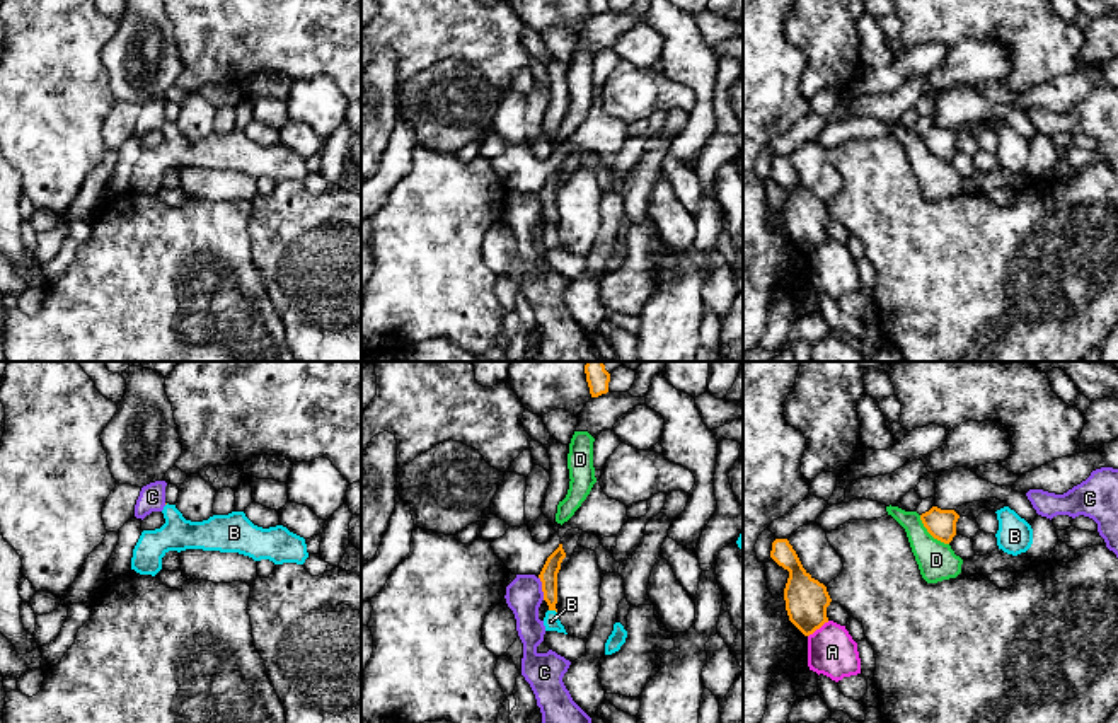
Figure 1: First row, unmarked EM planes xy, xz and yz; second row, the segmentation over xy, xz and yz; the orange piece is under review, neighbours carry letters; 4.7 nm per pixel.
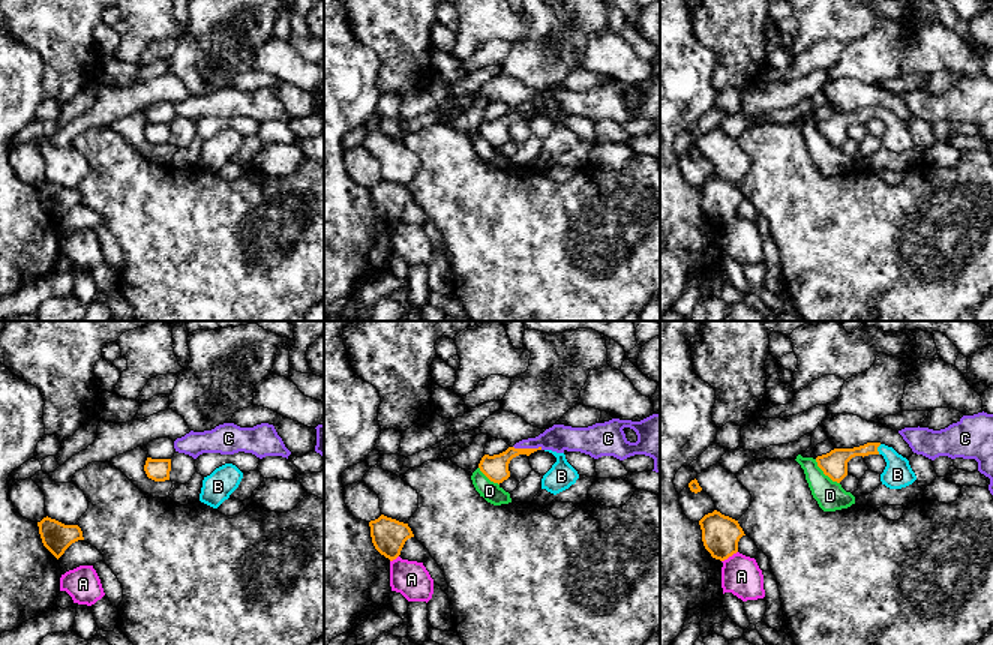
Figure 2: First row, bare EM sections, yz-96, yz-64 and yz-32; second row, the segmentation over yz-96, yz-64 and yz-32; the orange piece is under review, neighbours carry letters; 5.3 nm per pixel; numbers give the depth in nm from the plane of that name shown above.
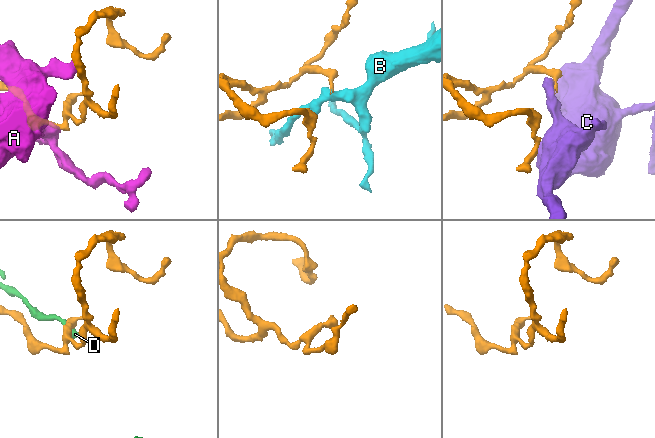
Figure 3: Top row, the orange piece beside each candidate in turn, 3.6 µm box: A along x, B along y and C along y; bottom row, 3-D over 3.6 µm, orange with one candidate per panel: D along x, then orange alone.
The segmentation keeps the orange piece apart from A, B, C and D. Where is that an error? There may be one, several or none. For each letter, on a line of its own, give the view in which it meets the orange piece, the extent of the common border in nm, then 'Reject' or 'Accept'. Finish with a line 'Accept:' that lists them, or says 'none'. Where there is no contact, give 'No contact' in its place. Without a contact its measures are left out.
A: Touches orange in yz. Shared border 130 nm. Reject
B: Touches orange in xz. Shared border 40 nm. Accept
C: Touches orange in xz. Shared border 110 nm. Reject
D: Touches orange in yz. Shared border 200 nm. Reject
Accept: B

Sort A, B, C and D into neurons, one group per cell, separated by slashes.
A / B / C / D

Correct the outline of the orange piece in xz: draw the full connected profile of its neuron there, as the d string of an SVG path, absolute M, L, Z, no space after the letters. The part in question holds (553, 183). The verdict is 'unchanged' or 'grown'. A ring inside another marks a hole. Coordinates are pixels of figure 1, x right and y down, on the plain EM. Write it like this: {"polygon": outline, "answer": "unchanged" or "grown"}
{"polygon": "M562 162L547 176L539 196L542 200L542 210L544 210L544 218L549 223L549 228L545 230L544 235L544 244L545 249L557 249L557 251L566 251L564 244L559 239L557 234L557 191L561 188L561 181L566 176L566 171L562 167Z", "answer": "grown"}

